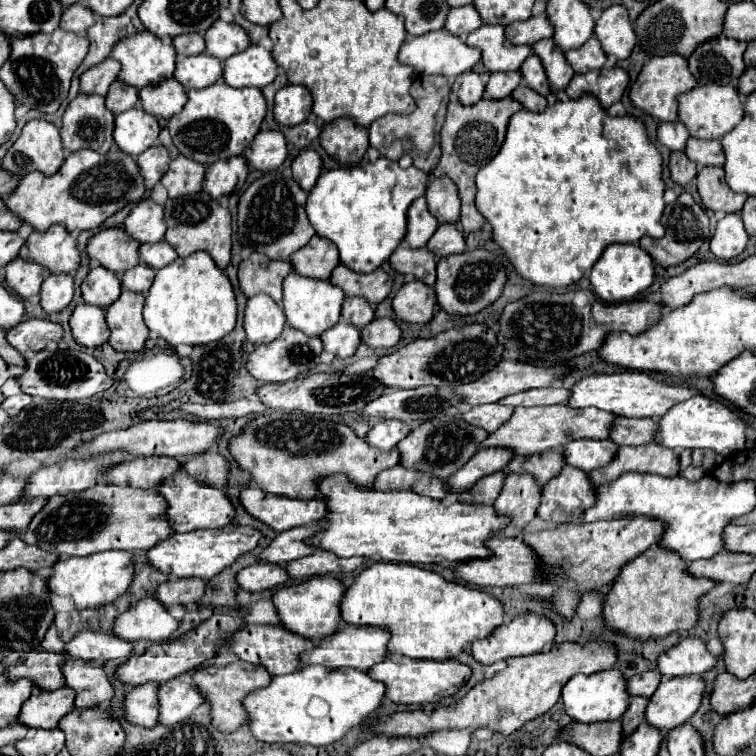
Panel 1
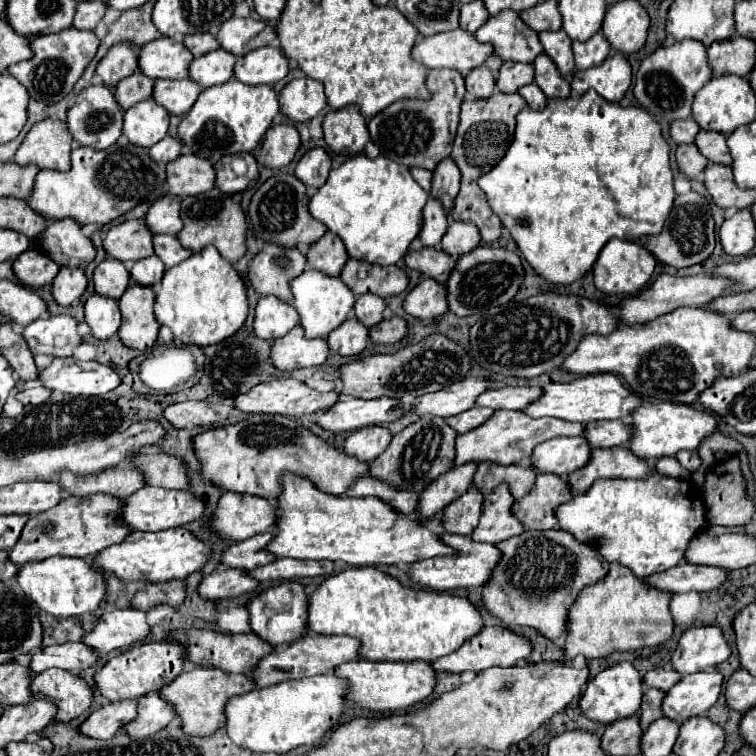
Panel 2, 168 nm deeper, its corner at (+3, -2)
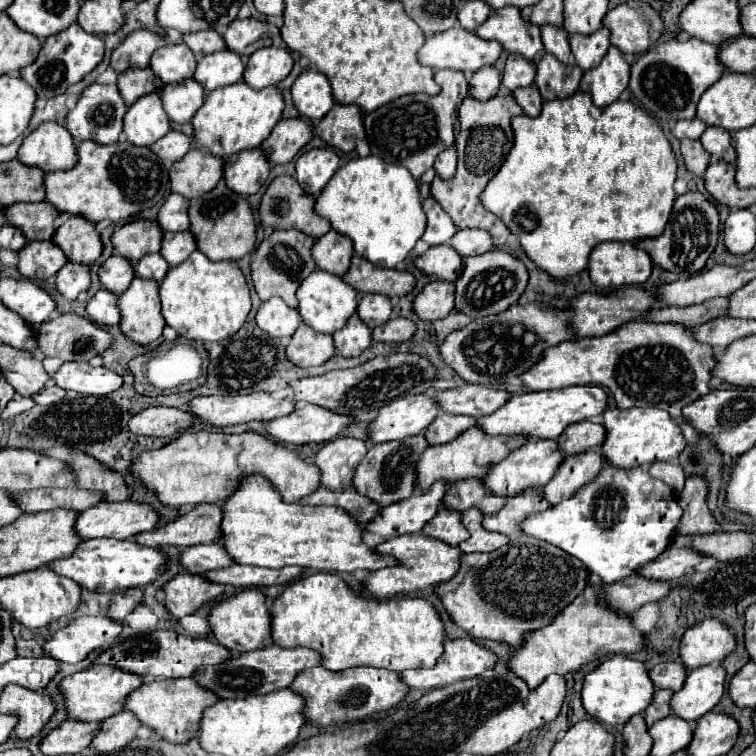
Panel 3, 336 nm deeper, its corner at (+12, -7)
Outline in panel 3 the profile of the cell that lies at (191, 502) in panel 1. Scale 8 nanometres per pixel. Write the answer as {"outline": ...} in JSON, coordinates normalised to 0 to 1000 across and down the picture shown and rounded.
{"outline":[[[130,665],[103,679],[98,700],[108,713],[151,710],[172,713],[188,702],[206,700],[209,679],[193,665]]]}

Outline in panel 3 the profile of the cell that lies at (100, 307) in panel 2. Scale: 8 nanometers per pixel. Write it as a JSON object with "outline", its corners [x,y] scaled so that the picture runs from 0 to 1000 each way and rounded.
{"outline":[[[132,382],[116,401],[116,419],[130,430],[156,430],[159,427],[156,390]]]}

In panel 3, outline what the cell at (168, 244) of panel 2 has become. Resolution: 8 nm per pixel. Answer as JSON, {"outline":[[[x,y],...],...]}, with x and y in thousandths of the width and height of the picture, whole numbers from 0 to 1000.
{"outline":[[[238,306],[238,308],[217,308],[214,316],[214,329],[212,335],[217,337],[217,343],[230,353],[238,351],[243,343],[249,343],[249,337],[259,332],[259,316],[251,306]]]}

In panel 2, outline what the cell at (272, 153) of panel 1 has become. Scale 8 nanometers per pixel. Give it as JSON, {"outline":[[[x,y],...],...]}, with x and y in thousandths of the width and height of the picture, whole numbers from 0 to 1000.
{"outline":[[[366,164],[353,172],[337,209],[343,220],[374,222],[380,220],[396,196],[396,175],[388,167]]]}

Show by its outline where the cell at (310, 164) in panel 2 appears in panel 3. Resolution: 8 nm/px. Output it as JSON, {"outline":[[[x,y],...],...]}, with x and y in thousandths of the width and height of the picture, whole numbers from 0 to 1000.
{"outline":[[[410,197],[392,213],[392,237],[407,258],[421,261],[444,229],[447,216],[450,208],[439,197]]]}

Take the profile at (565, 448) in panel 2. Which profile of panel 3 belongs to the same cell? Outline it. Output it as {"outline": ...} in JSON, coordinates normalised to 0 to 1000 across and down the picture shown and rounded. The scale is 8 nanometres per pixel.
{"outline":[[[696,583],[690,591],[680,594],[669,607],[664,607],[661,612],[651,615],[646,628],[638,634],[638,642],[640,647],[648,652],[648,655],[656,655],[656,657],[680,657],[701,644],[720,644],[720,639],[725,639],[741,612],[743,602],[735,591],[735,583]]]}

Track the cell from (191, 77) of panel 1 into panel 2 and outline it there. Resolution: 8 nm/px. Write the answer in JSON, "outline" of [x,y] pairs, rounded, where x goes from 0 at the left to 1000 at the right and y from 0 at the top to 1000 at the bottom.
{"outline":[[[290,63],[271,74],[258,77],[250,85],[250,103],[269,116],[295,111],[308,101],[308,85],[311,85],[308,71],[298,71],[298,66]]]}

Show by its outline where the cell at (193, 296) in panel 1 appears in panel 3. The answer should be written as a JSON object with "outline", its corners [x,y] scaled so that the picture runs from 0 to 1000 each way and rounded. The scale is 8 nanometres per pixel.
{"outline":[[[257,332],[238,351],[225,353],[222,366],[212,374],[212,396],[220,427],[246,448],[267,454],[310,443],[333,409],[331,382],[317,351],[312,345],[278,345],[265,332]]]}

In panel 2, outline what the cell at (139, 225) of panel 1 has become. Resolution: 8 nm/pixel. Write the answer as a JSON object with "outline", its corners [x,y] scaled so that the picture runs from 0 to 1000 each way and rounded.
{"outline":[[[216,259],[197,272],[189,294],[200,310],[234,310],[239,304],[242,294],[237,288],[237,267],[239,262],[234,259]]]}

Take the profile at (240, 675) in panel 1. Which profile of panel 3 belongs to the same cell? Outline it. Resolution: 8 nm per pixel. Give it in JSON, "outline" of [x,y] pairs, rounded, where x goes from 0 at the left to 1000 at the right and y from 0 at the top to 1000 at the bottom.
{"outline":[[[209,898],[209,901],[193,901],[175,917],[169,917],[169,925],[164,927],[164,940],[172,940],[183,948],[183,954],[206,967],[209,975],[214,975],[222,983],[246,983],[251,975],[262,970],[265,962],[265,946],[272,935],[286,930],[286,919],[275,919],[275,914],[259,909],[259,898]]]}

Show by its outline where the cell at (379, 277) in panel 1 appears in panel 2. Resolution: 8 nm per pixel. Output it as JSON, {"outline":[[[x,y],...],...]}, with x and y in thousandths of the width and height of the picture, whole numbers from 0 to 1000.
{"outline":[[[459,344],[448,365],[470,389],[499,389],[515,397],[536,386],[538,362],[528,352],[488,352],[485,347]]]}

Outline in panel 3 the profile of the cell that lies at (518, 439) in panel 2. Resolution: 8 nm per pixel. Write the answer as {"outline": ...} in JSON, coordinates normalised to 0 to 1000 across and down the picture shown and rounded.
{"outline":[[[622,565],[614,570],[606,581],[587,586],[587,589],[569,589],[550,610],[550,644],[558,649],[566,649],[566,644],[574,636],[590,636],[590,639],[603,639],[611,634],[638,634],[640,623],[651,618],[651,612],[659,612],[672,602],[672,597],[680,597],[693,586],[696,581],[667,581],[664,575],[640,575],[638,570],[630,570],[630,565]]]}

